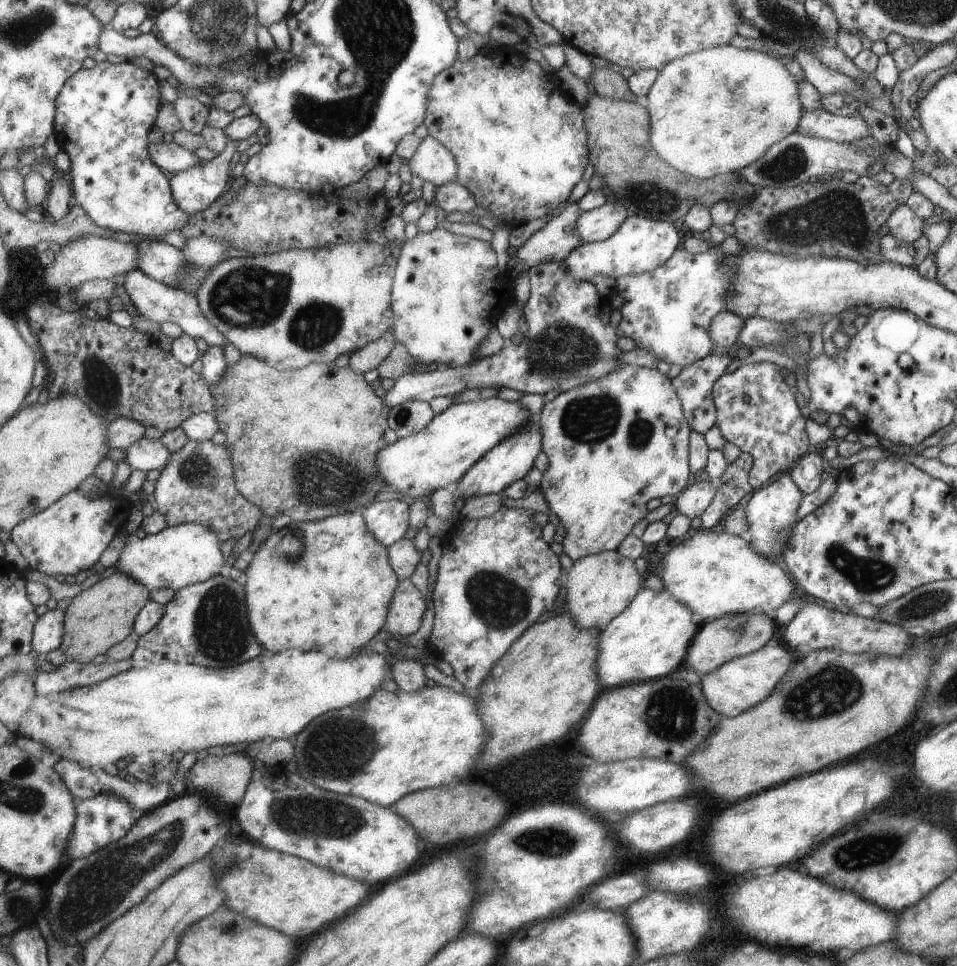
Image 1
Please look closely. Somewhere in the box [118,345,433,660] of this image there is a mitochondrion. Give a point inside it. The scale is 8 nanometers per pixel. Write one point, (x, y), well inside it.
(311, 484)

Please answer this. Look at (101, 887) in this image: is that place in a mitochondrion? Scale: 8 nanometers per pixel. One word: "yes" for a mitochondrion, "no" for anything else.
yes

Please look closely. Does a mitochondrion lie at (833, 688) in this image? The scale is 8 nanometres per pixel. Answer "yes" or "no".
yes

